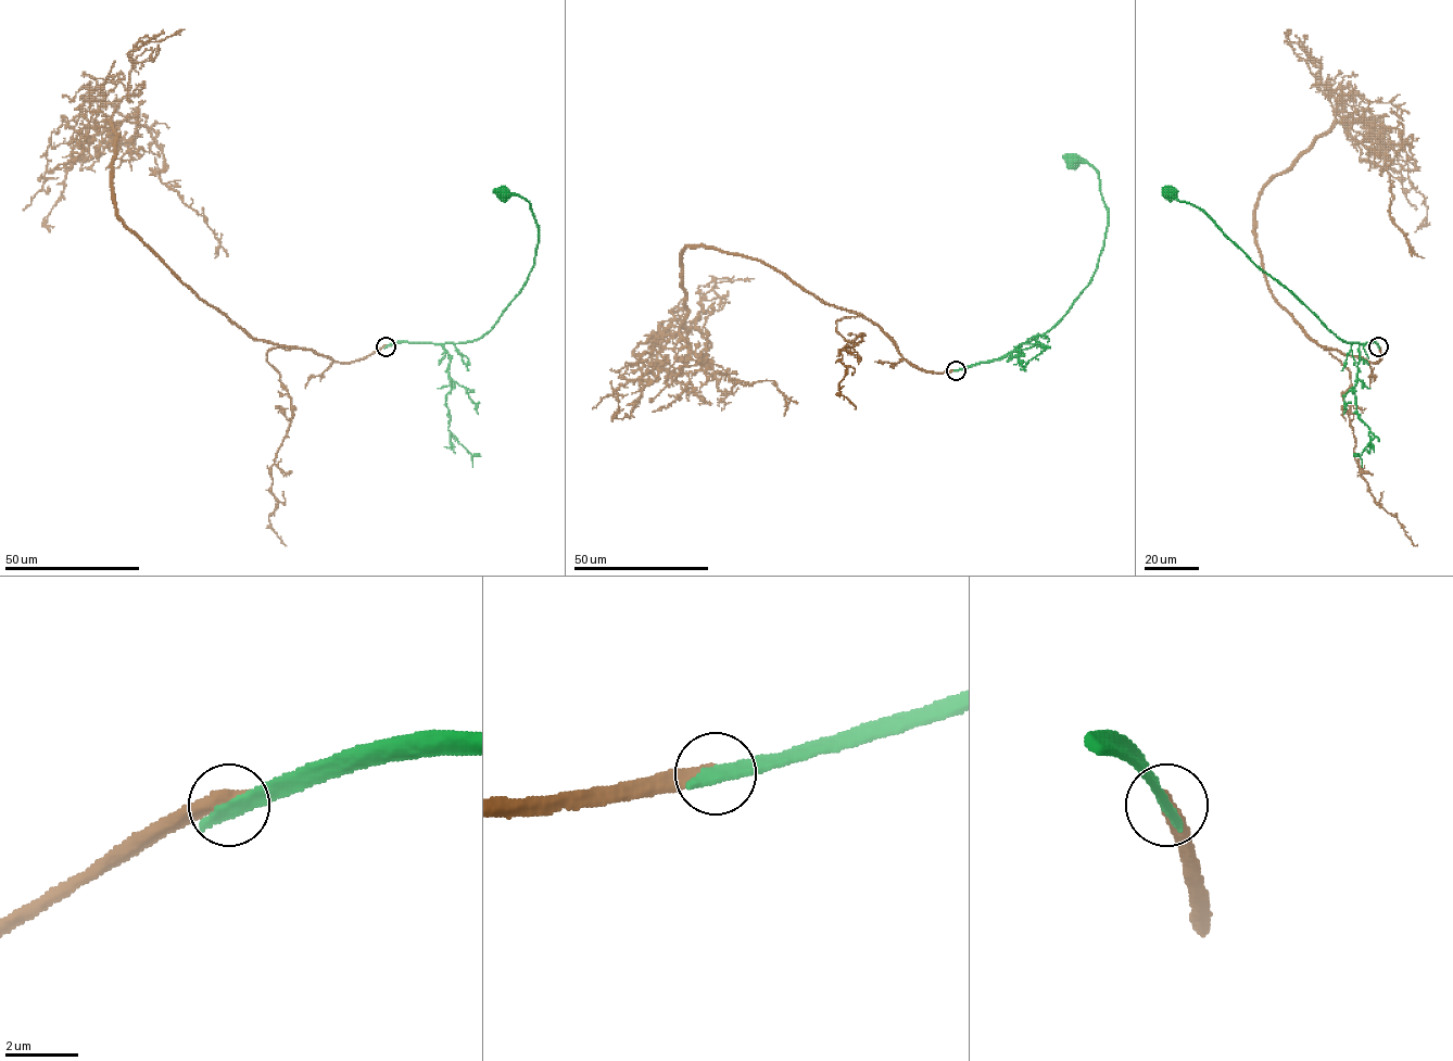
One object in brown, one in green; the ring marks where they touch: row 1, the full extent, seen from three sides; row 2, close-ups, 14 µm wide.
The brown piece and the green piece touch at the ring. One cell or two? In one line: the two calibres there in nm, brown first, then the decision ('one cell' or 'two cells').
420/400 nm | two cells

